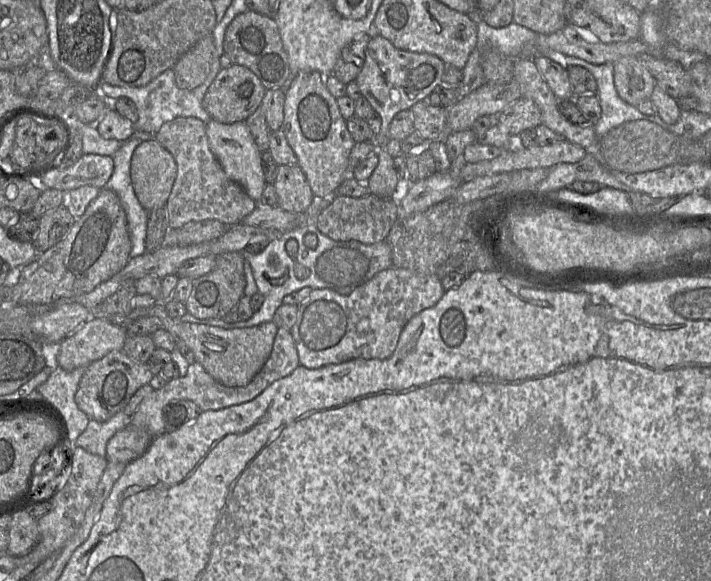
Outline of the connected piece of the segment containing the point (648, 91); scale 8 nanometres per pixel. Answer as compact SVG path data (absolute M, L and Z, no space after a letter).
M623 57L615 62L614 83L618 95L635 107L643 100L651 98L657 85L640 57Z

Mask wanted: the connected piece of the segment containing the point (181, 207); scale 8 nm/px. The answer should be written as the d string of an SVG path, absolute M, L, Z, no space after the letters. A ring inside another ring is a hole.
M178 117L168 121L155 134L155 140L171 153L177 165L177 176L166 204L170 229L202 220L218 220L228 227L237 225L257 207L257 202L224 172L210 149L206 123L200 119Z

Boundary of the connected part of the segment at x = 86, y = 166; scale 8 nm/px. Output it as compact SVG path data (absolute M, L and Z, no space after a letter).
M83 154L72 166L54 169L44 174L41 186L69 192L82 186L106 187L114 171L114 161L110 156Z

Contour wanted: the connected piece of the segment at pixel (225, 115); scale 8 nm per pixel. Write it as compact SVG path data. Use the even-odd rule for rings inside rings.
M232 63L229 68L221 69L217 74L203 98L202 105L210 118L220 123L245 122L261 105L266 91L267 89L252 71Z

